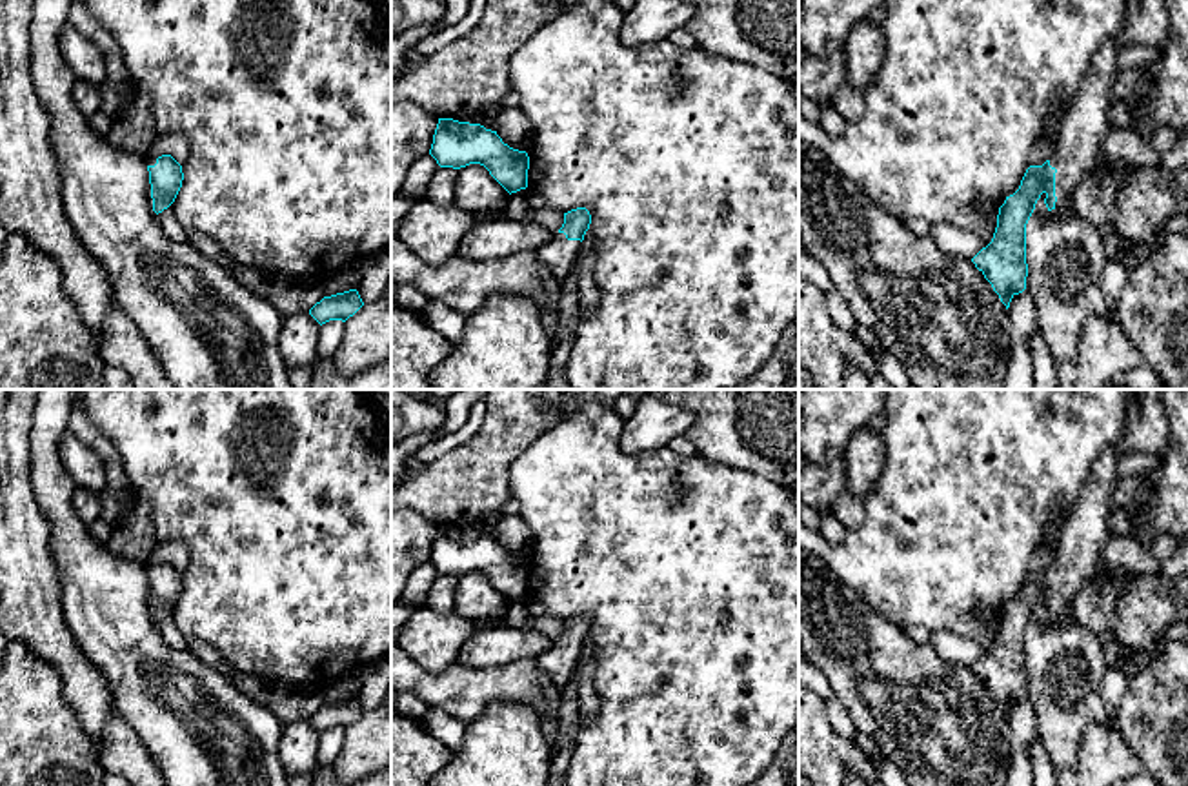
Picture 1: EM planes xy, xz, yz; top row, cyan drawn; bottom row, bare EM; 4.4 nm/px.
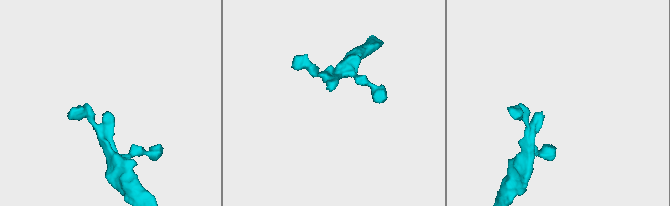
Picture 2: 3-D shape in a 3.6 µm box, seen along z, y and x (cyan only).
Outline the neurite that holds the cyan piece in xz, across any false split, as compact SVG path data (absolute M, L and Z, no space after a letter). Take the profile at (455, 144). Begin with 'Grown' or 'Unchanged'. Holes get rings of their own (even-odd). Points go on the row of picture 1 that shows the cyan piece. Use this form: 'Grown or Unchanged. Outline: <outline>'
Unchanged. Outline: M438 118L429 155L440 167L484 166L511 195L528 187L529 156L480 124Z

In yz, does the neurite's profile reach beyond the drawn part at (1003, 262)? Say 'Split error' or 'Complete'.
Split error

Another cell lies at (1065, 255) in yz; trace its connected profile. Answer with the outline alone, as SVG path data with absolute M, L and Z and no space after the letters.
M1046 193L1035 204L1026 224L1026 289L1033 298L1037 329L1057 362L1072 360L1079 351L1079 335L1088 317L1108 317L1113 304L1101 291L1101 273L1108 262L1101 231L1075 213L1061 217L1044 204Z

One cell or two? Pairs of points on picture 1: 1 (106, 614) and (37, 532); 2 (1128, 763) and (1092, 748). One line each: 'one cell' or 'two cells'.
1: two cells
2: one cell

